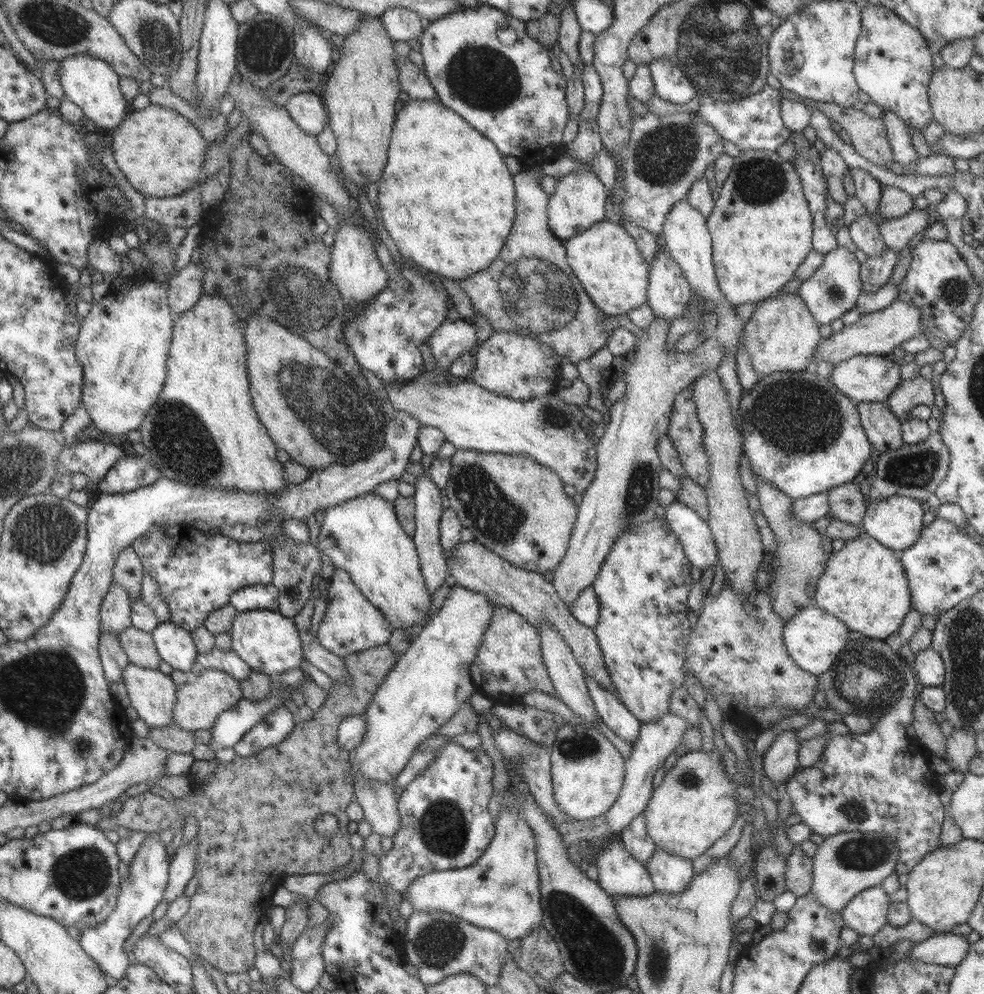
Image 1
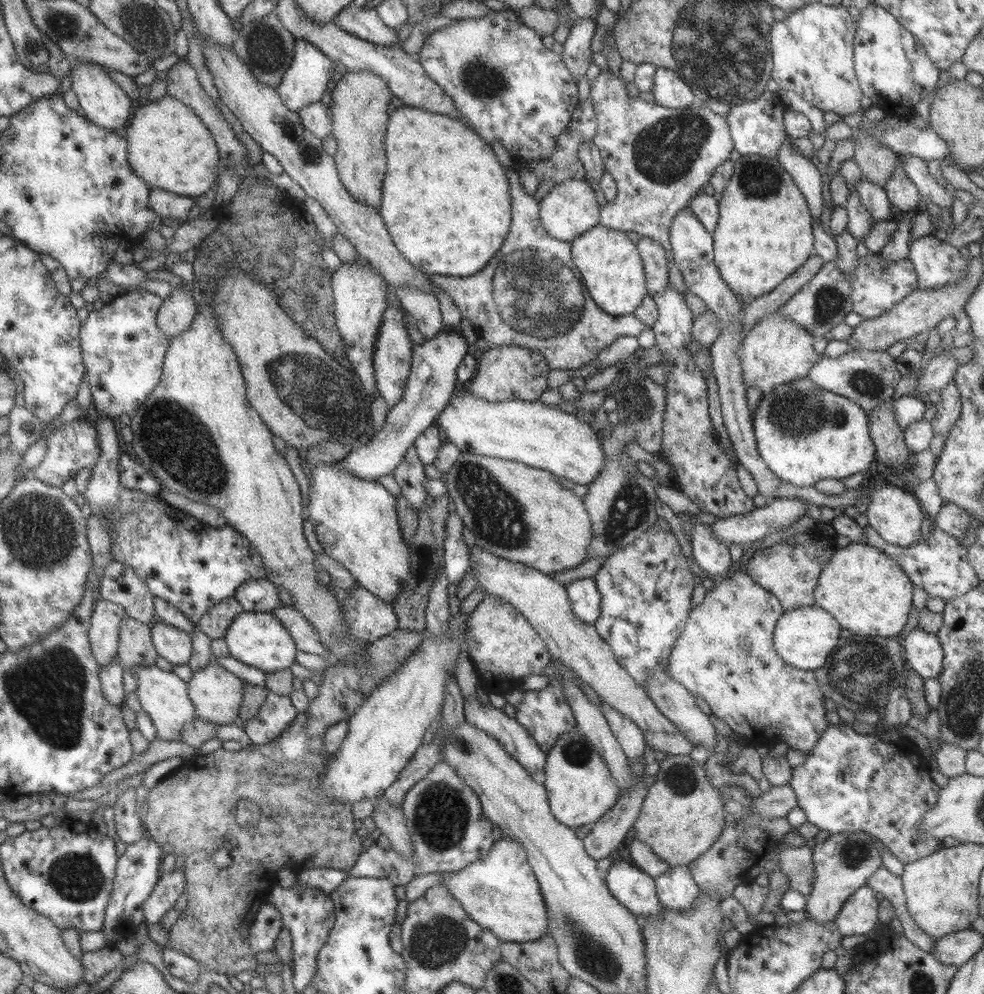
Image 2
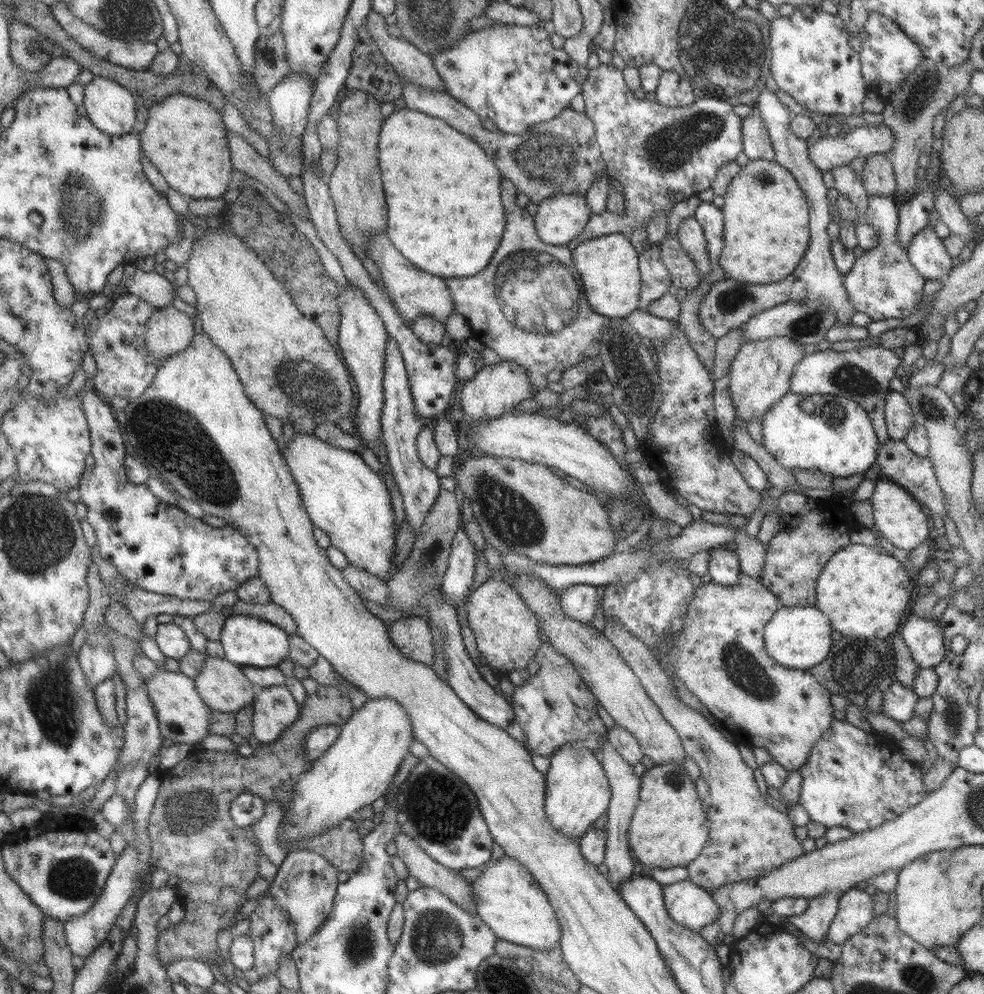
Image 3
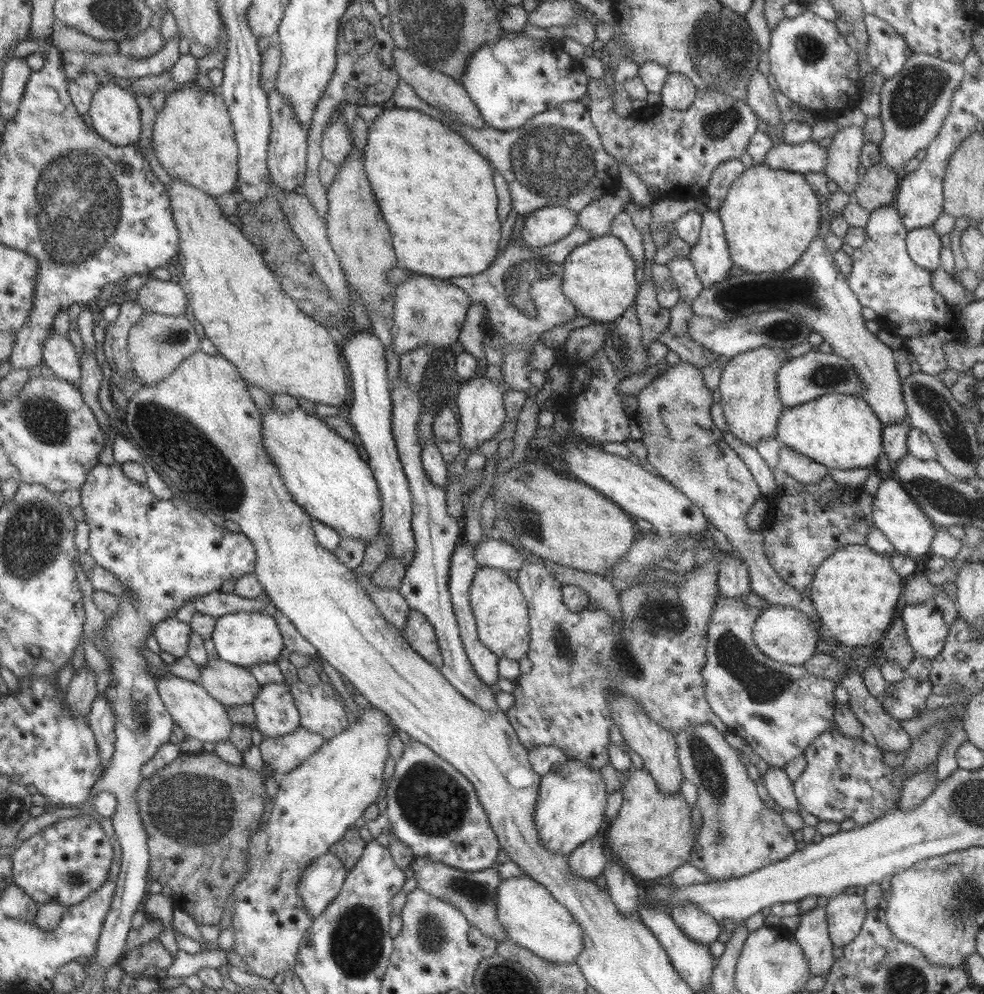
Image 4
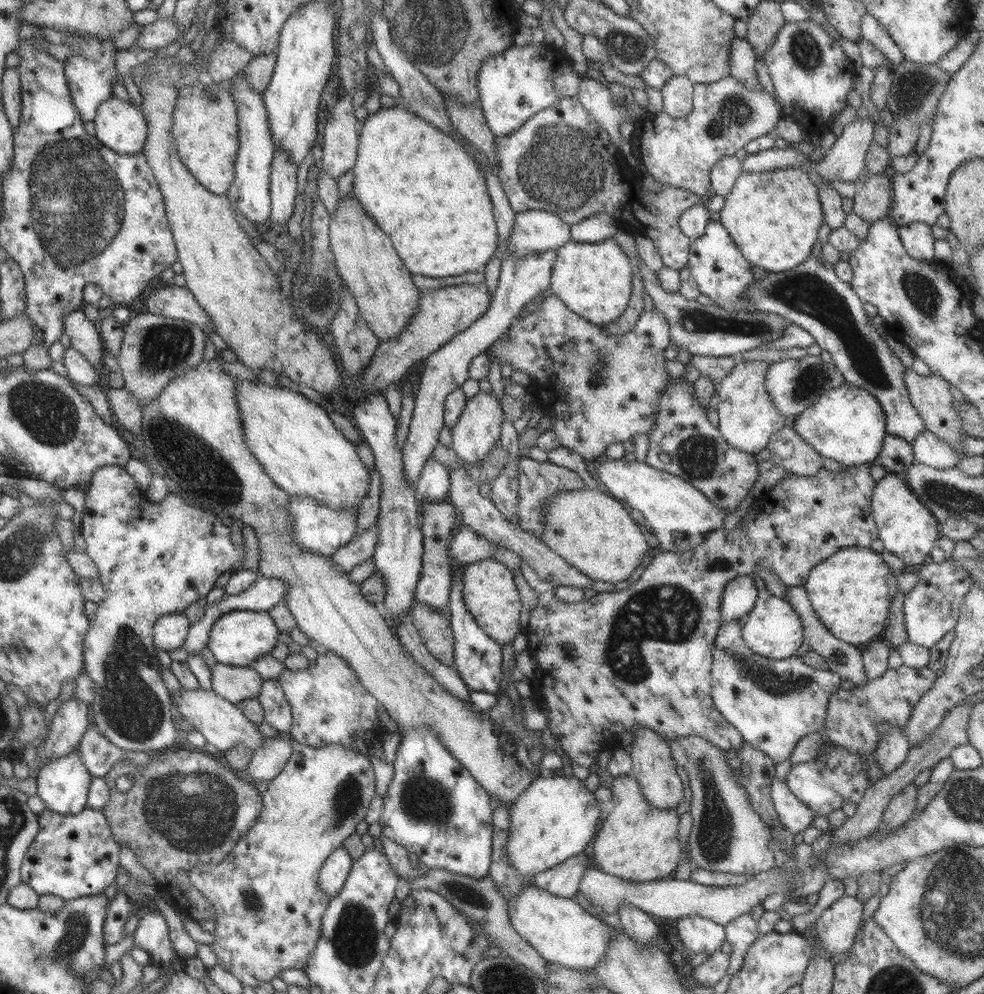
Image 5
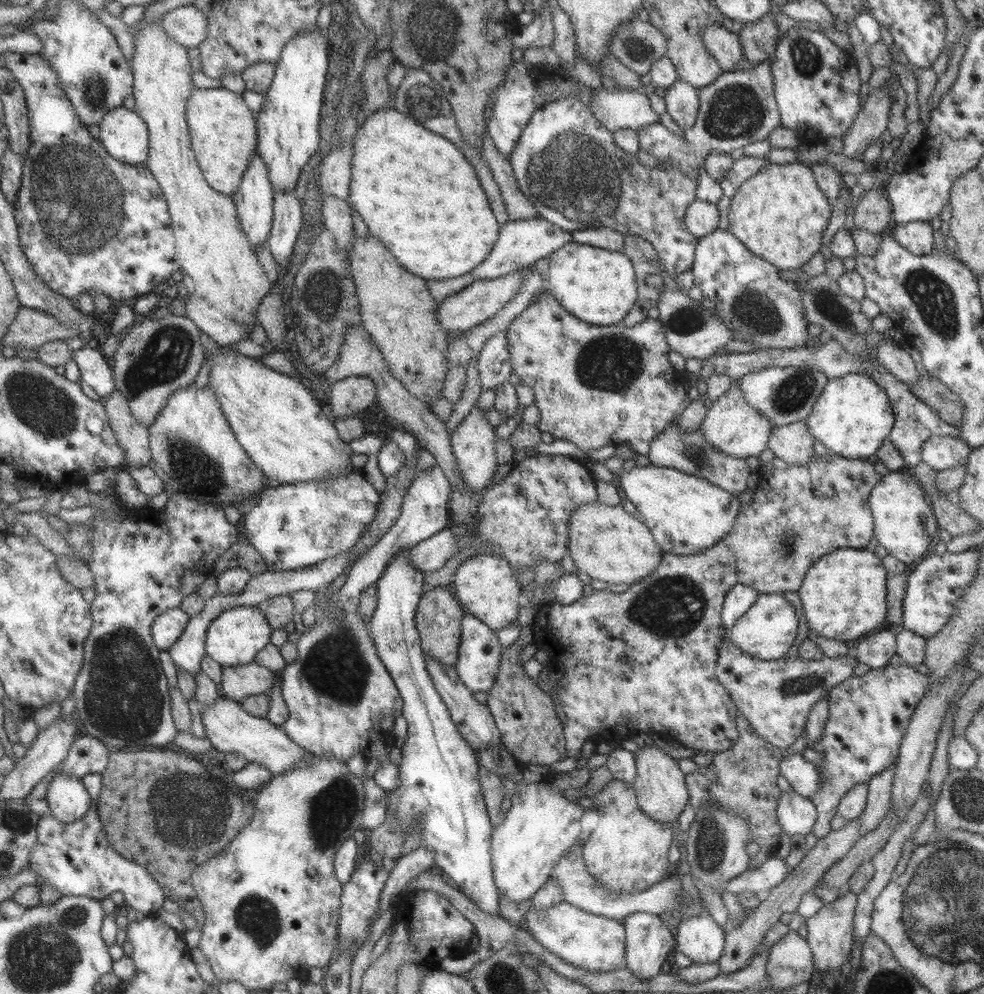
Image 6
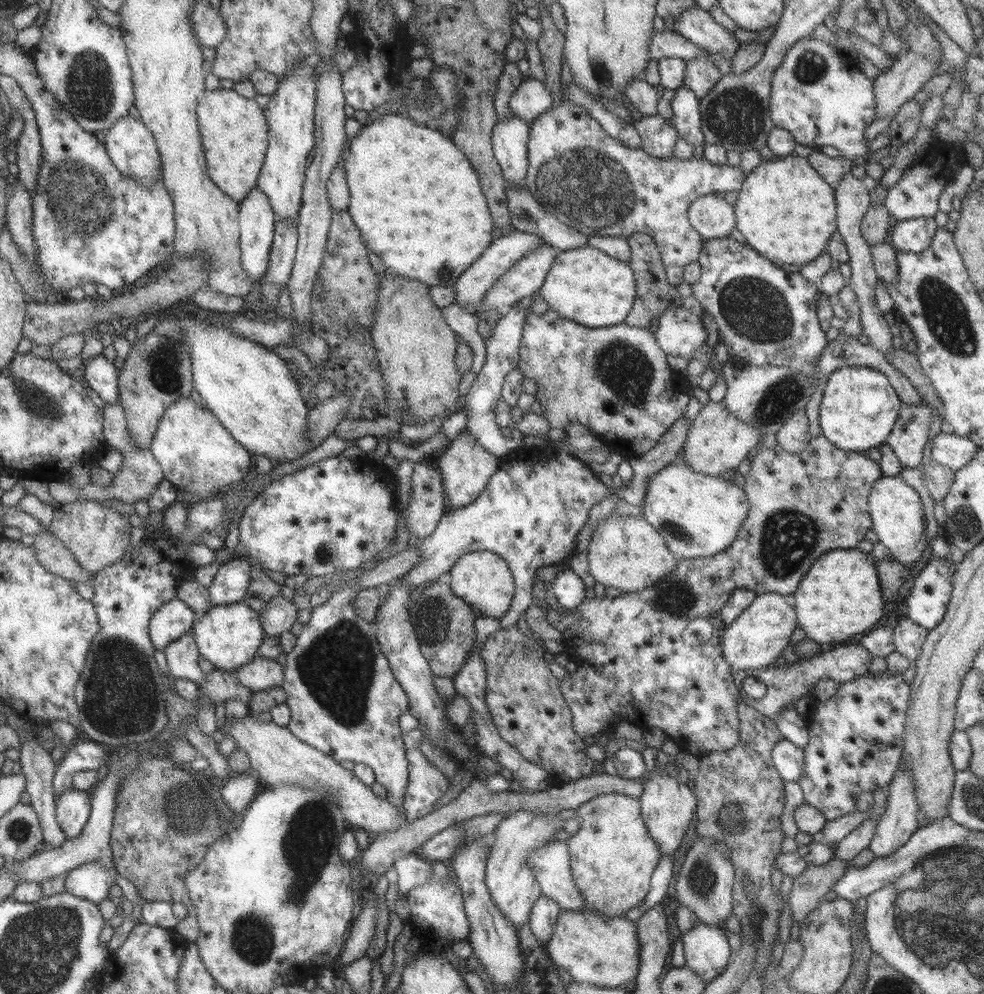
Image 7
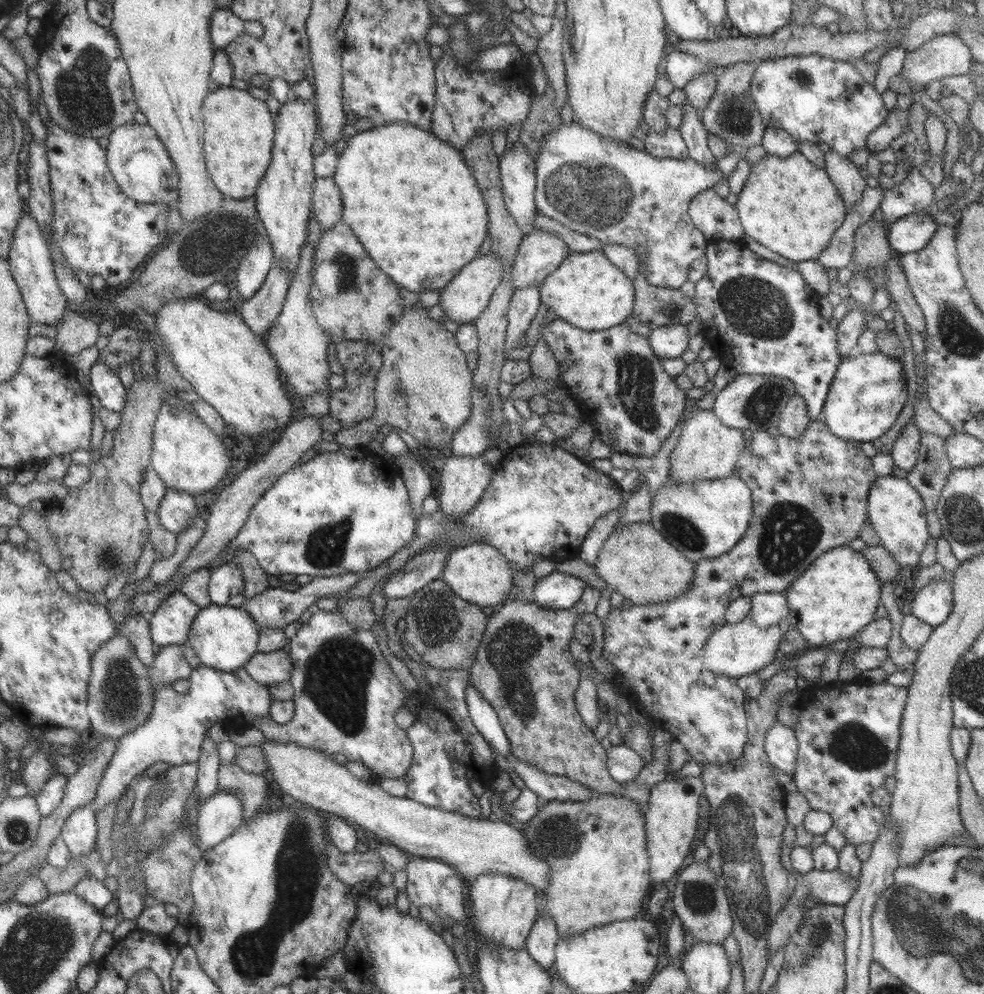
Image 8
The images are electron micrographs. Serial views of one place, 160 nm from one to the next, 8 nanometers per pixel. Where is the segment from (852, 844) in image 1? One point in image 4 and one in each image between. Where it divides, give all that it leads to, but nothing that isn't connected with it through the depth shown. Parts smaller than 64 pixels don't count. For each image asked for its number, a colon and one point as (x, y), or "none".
2: (843, 862)
3: (814, 922)
4: (811, 935)

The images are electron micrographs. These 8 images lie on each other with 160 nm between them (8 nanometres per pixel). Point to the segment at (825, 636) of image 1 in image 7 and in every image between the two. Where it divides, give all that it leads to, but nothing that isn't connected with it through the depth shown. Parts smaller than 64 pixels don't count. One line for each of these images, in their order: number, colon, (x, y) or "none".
2: (804, 637)
3: (797, 637)
4: (786, 635)
5: (771, 628)
6: (766, 631)
7: (755, 639)

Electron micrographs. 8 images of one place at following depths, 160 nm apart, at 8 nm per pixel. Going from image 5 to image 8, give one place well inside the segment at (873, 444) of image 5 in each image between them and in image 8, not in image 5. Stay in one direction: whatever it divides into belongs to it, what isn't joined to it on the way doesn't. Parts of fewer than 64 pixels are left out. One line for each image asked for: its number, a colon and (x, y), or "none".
6: (851, 418)
7: (858, 409)
8: (867, 392)

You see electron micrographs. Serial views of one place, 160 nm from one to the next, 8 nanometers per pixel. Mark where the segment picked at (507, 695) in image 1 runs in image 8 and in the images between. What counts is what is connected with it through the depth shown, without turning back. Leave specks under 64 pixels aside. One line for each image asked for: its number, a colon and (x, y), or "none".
2: (504, 649)
3: (506, 635)
4: (500, 611)
5: (489, 594)
6: (486, 587)
7: (481, 579)
8: (477, 573)

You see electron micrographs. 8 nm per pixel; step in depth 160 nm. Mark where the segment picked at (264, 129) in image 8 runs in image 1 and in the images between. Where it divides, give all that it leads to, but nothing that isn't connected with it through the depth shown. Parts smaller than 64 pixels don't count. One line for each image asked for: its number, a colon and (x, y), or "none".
1: (159, 152)
2: (168, 148)
3: (184, 138)
4: (192, 137)
5: (204, 125)
6: (221, 129)
7: (233, 131)

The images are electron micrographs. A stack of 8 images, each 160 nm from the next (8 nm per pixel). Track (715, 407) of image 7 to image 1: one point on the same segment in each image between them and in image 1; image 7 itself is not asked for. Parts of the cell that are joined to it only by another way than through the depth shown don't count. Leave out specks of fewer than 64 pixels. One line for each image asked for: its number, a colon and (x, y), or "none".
1: (780, 335)
2: (776, 350)
3: (759, 374)
4: (751, 407)
5: (747, 418)
6: (731, 426)

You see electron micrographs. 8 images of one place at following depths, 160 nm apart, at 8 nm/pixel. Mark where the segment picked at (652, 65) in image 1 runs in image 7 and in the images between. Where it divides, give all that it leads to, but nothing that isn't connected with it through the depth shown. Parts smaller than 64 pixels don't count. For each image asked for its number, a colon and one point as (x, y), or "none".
2: (669, 90)
3: (673, 91)
4: (677, 93)
5: (676, 93)
6: (681, 101)
7: (686, 116)

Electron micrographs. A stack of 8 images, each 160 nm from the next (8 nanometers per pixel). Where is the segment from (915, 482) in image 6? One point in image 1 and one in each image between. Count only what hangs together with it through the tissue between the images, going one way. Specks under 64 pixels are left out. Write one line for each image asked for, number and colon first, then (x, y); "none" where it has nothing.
1: (895, 522)
2: (893, 513)
3: (898, 517)
4: (894, 513)
5: (906, 528)

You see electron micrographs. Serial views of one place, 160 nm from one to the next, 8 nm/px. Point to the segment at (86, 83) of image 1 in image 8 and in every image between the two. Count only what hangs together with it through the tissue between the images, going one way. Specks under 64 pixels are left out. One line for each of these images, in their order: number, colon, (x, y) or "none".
2: (104, 103)
3: (110, 107)
4: (114, 113)
5: (119, 125)
6: (122, 133)
7: (130, 145)
8: (143, 171)

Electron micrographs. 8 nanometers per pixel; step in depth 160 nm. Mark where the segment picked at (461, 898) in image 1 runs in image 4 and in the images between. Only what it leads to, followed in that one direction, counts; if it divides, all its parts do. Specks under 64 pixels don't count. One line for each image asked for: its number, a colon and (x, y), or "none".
2: (499, 892)
3: (507, 899)
4: (531, 918)

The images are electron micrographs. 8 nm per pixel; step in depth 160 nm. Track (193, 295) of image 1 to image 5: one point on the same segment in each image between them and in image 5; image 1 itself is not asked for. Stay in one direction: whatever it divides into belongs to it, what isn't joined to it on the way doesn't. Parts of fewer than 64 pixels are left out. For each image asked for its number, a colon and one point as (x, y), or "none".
2: (177, 310)
3: (168, 330)
4: (156, 343)
5: (154, 349)

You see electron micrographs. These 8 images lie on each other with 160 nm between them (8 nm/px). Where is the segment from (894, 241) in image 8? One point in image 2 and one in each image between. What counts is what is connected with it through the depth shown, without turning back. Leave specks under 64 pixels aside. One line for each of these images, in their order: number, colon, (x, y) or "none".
2: (936, 263)
3: (926, 252)
4: (923, 246)
5: (916, 238)
6: (915, 236)
7: (914, 235)

